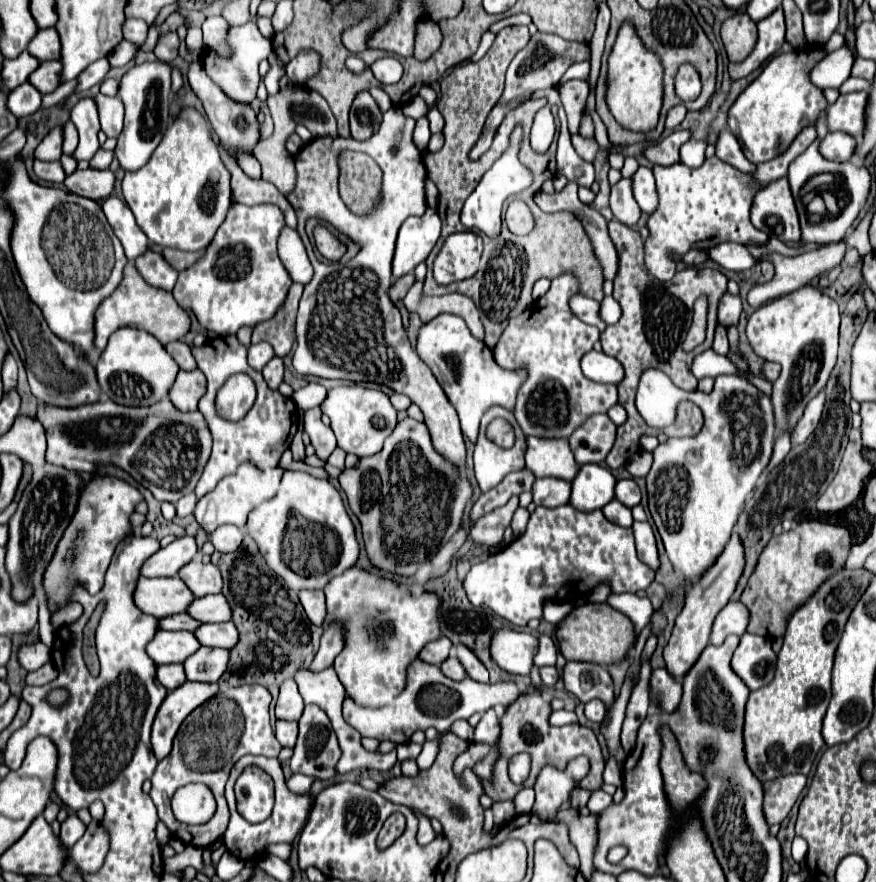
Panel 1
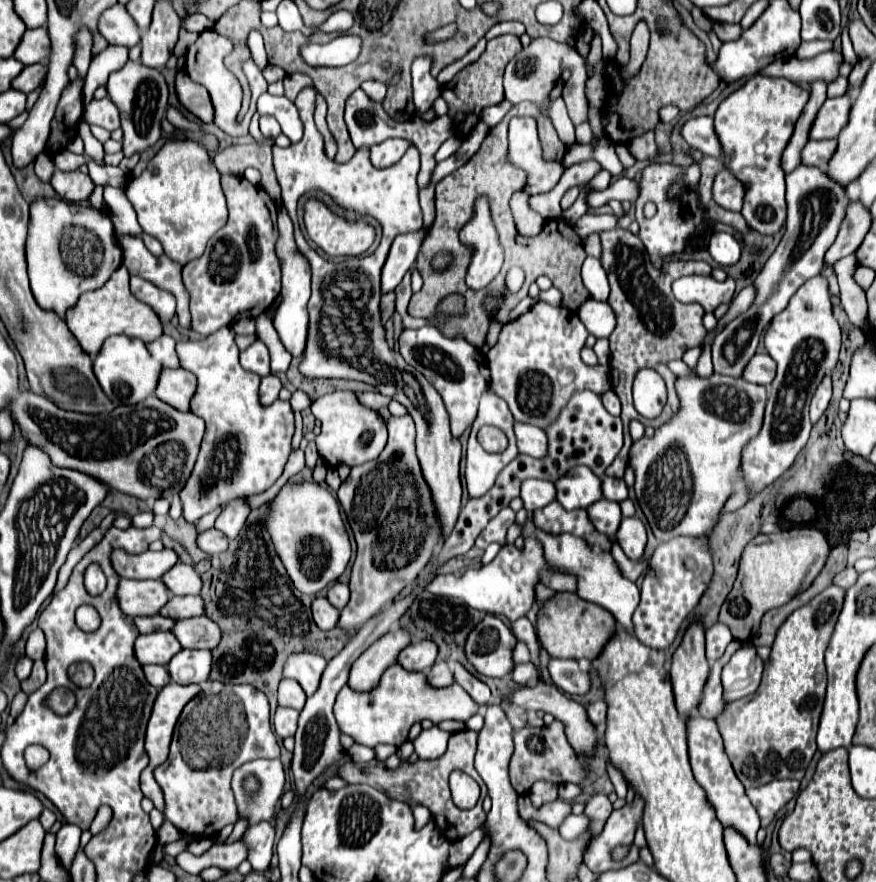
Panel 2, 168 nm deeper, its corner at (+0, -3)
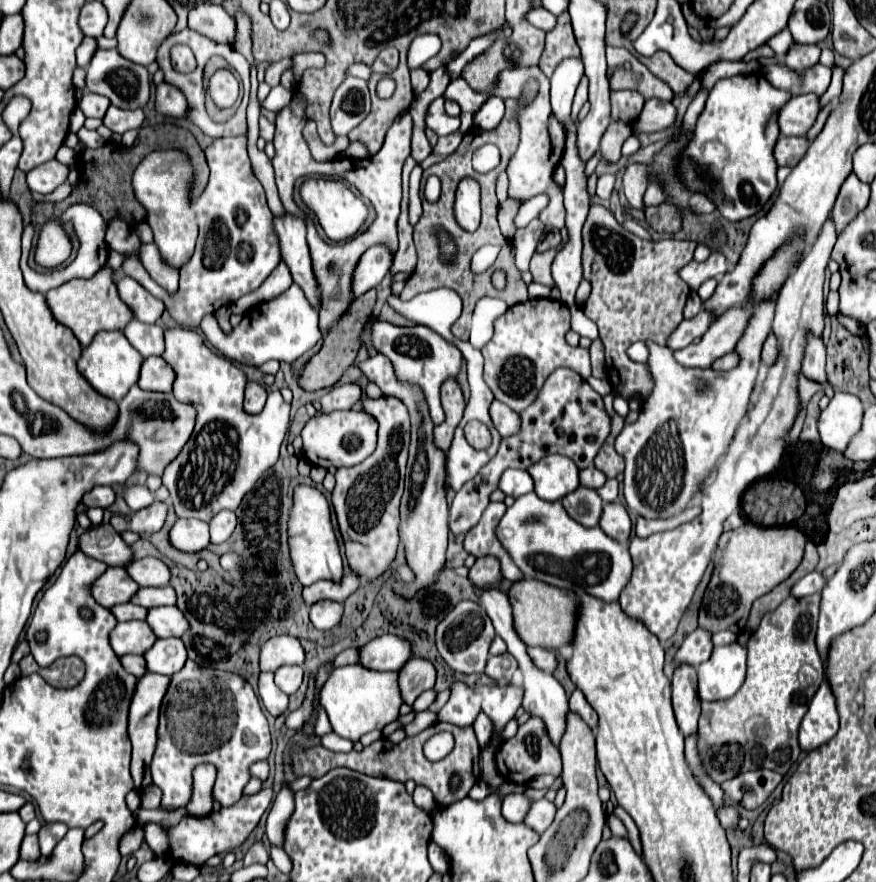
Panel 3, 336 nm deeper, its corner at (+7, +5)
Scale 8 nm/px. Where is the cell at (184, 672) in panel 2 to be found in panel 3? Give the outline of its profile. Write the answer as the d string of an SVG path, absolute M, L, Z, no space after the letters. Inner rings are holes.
M176 637L158 639L154 647L144 653L144 659L146 659L146 669L150 673L174 675L186 663L186 647Z

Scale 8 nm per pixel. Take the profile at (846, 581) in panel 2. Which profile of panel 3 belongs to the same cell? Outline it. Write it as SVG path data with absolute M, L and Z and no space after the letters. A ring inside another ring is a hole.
M812 571L812 573L808 573L806 577L802 577L800 581L796 581L796 583L792 585L790 595L792 595L792 597L808 597L808 595L820 591L824 585L826 585L826 579L822 577L822 573Z

